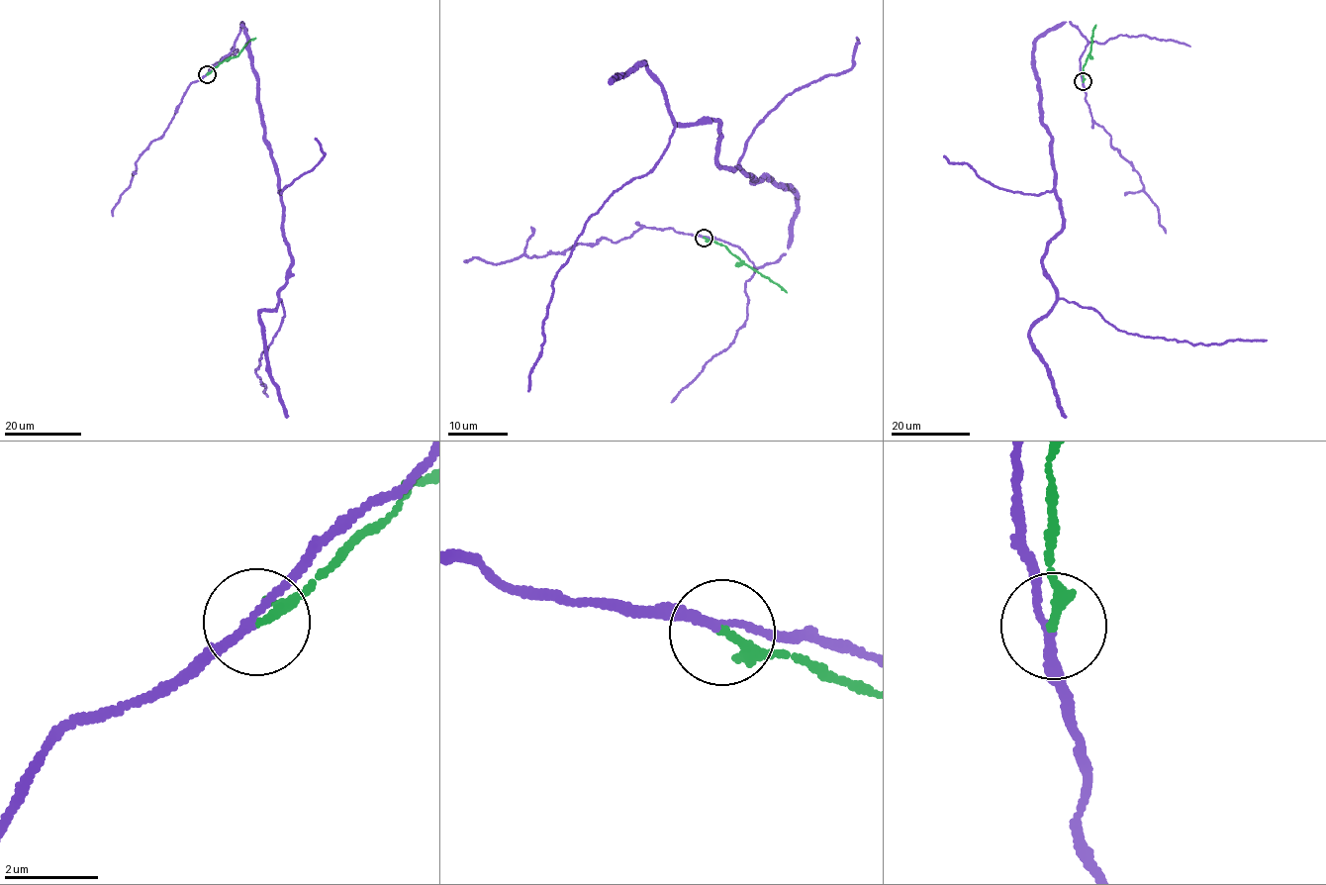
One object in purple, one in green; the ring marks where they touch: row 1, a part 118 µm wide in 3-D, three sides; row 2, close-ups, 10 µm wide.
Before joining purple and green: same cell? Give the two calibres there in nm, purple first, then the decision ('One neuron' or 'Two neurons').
Thickness 170 nm (purple) against 240 nm. Two neurons

